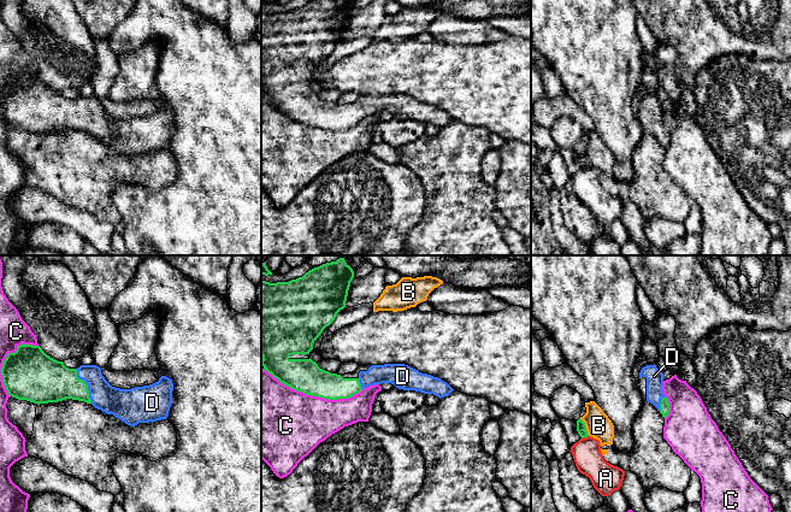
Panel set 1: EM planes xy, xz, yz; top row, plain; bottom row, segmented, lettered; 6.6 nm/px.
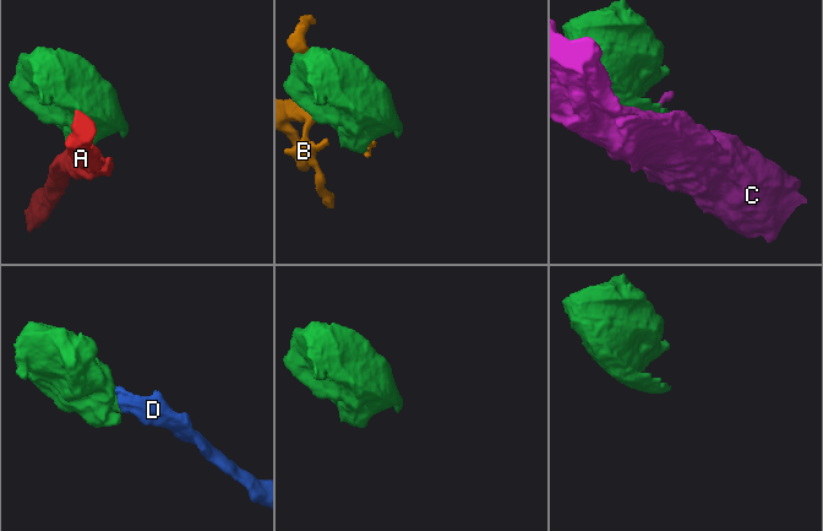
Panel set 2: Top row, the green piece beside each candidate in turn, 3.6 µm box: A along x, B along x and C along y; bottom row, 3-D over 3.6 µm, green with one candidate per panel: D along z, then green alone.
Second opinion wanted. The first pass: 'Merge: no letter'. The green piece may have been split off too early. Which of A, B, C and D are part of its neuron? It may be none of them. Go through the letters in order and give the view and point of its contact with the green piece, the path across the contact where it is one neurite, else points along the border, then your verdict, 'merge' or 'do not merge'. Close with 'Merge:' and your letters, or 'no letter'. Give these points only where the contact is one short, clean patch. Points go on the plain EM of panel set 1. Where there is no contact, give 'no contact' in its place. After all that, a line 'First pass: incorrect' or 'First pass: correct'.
A: contact yz (584, 166); border yz (588, 165), (582, 169); do not merge
B: contact yz (585, 157); border yz (579, 148), (589, 165); do not merge
C: contact xz (312, 125); do not merge
D: contact xy (87, 116); way xy (51, 111), (87, 116), (111, 130); merge
Merge: D
First pass: incorrect

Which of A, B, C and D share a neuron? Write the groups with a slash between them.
A / B / C / D

